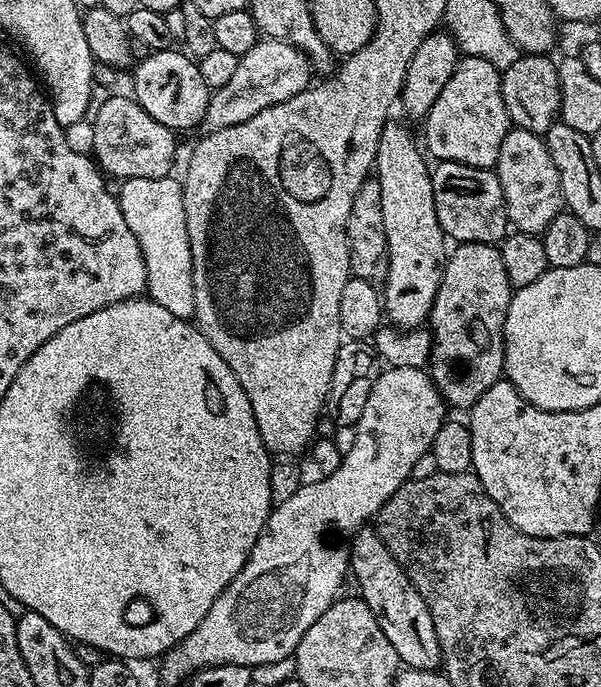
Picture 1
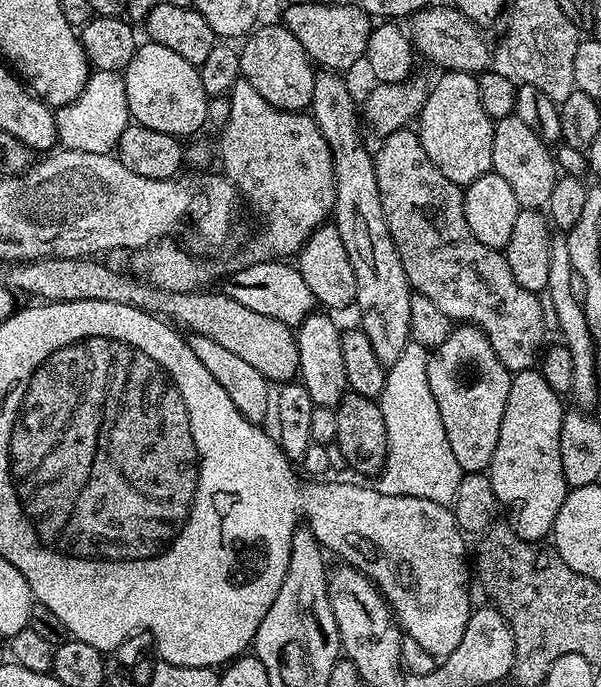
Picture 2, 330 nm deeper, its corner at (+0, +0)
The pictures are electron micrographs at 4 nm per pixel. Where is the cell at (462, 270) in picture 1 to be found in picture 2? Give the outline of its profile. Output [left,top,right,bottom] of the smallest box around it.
[426,323,513,473]

